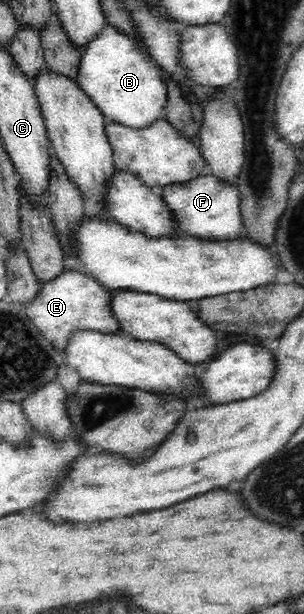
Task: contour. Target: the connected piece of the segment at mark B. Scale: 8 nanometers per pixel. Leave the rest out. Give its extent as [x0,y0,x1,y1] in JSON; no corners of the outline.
[79,26,167,128]

